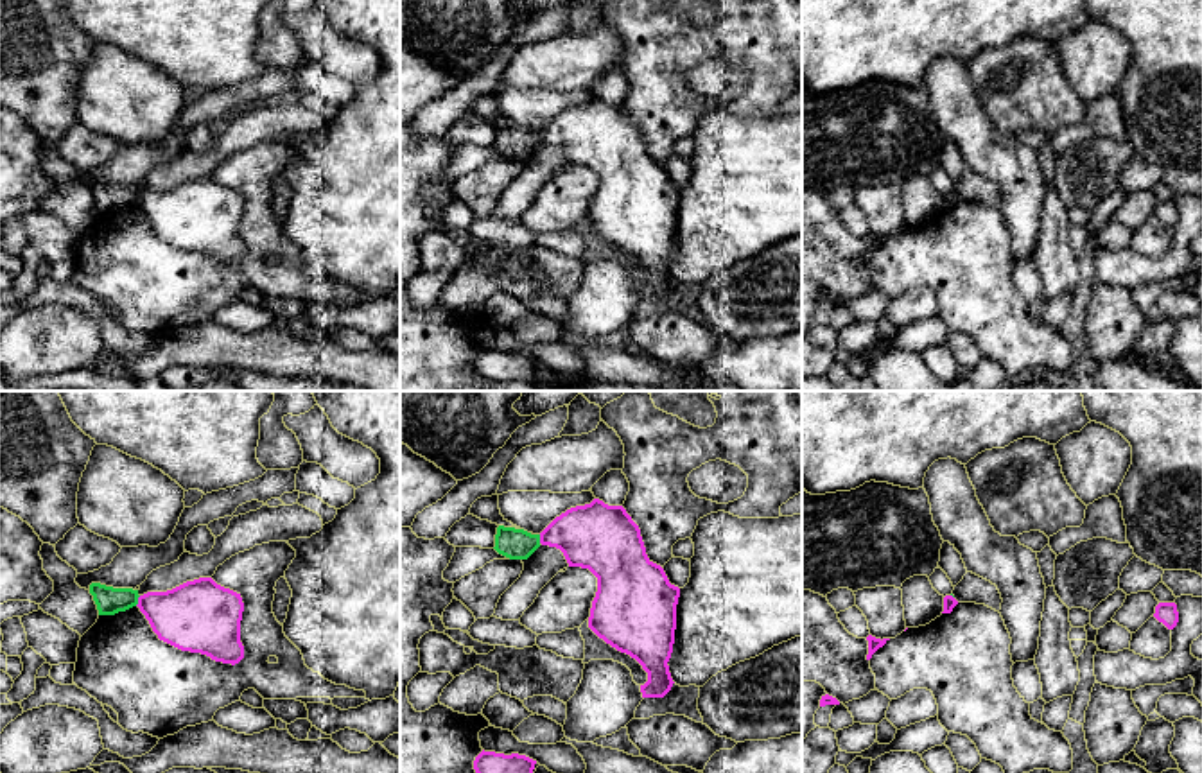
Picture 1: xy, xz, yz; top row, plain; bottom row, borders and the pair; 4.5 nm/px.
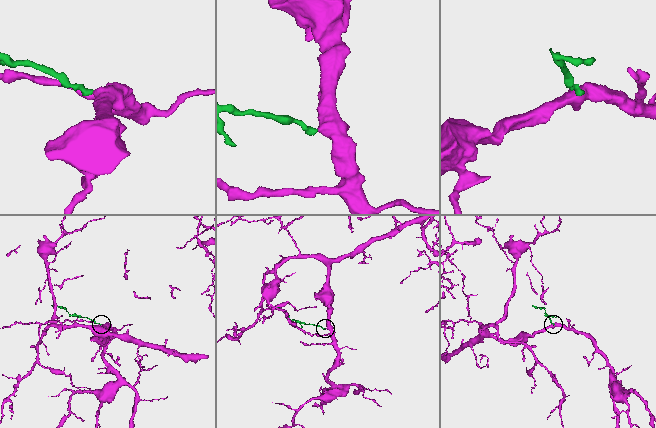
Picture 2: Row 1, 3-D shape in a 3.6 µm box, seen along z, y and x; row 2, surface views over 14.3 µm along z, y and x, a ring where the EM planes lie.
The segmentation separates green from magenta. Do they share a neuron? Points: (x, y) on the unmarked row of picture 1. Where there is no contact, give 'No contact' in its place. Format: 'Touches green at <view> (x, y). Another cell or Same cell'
Touches green at xy (137, 199). Another cell

